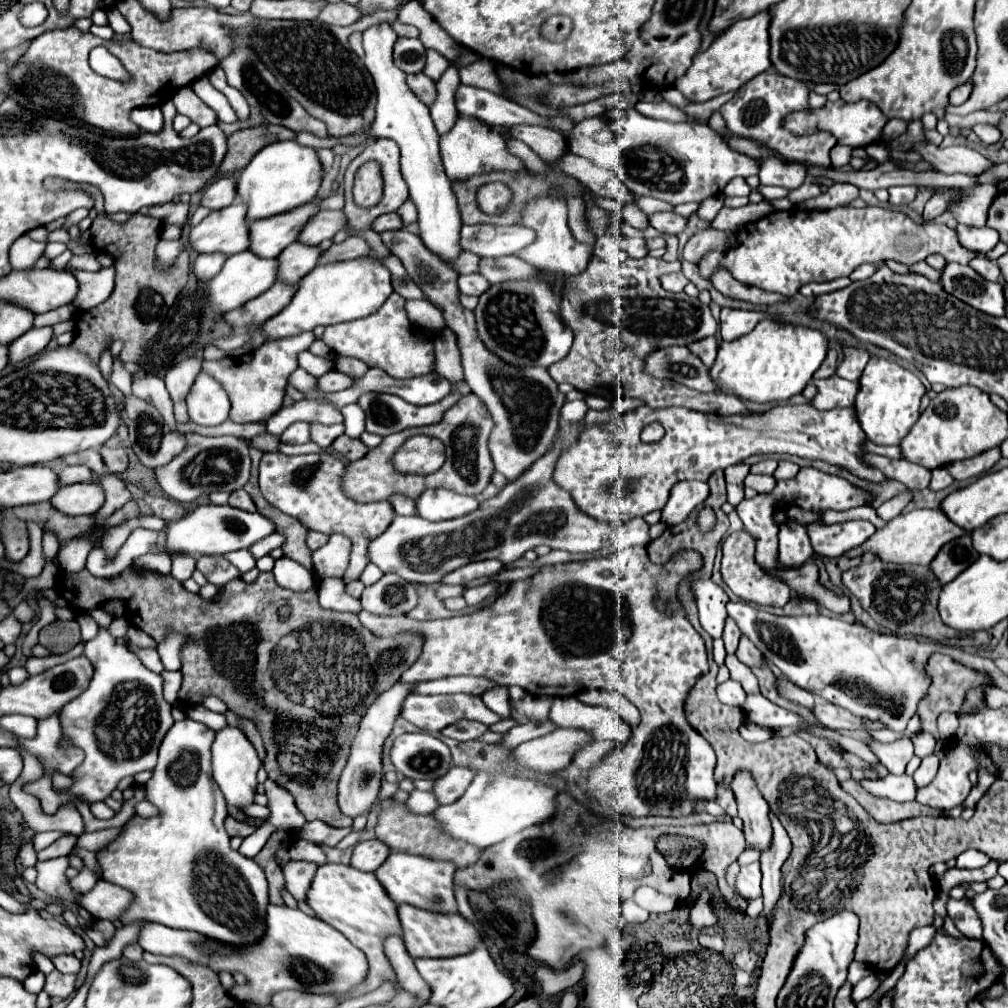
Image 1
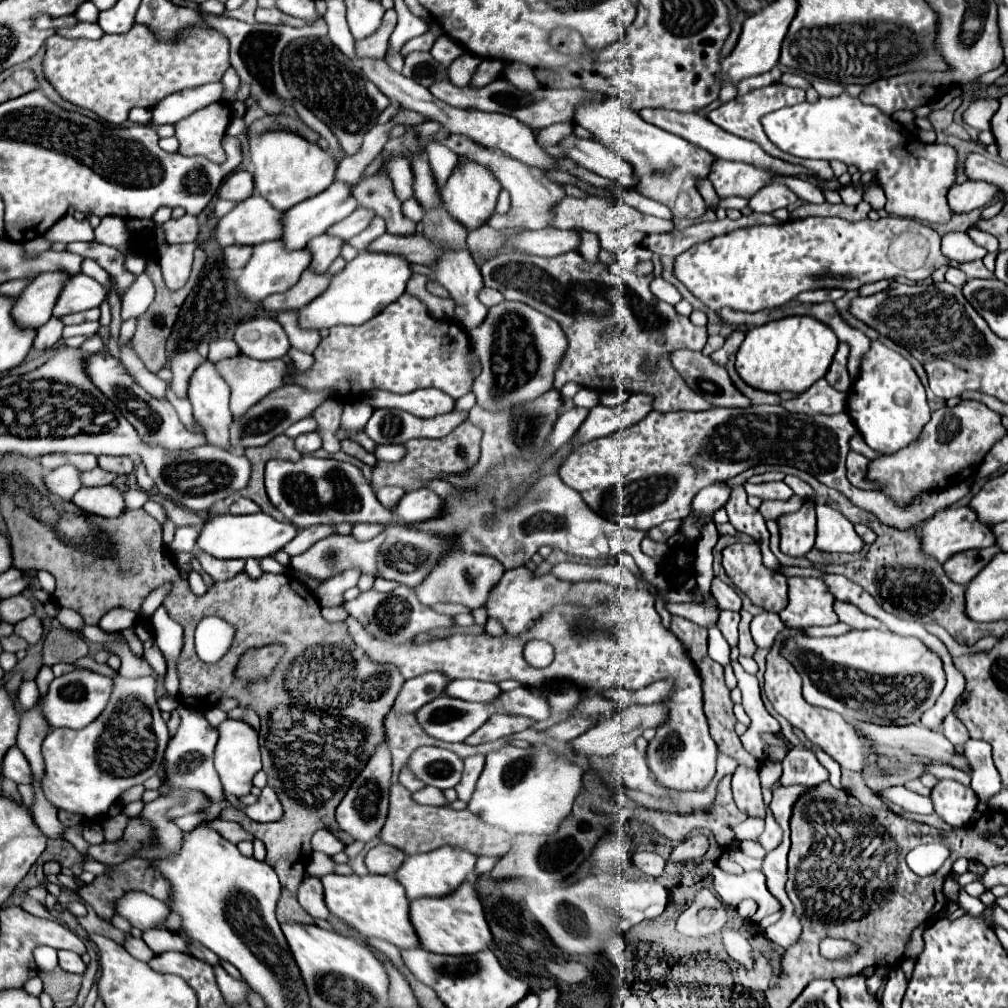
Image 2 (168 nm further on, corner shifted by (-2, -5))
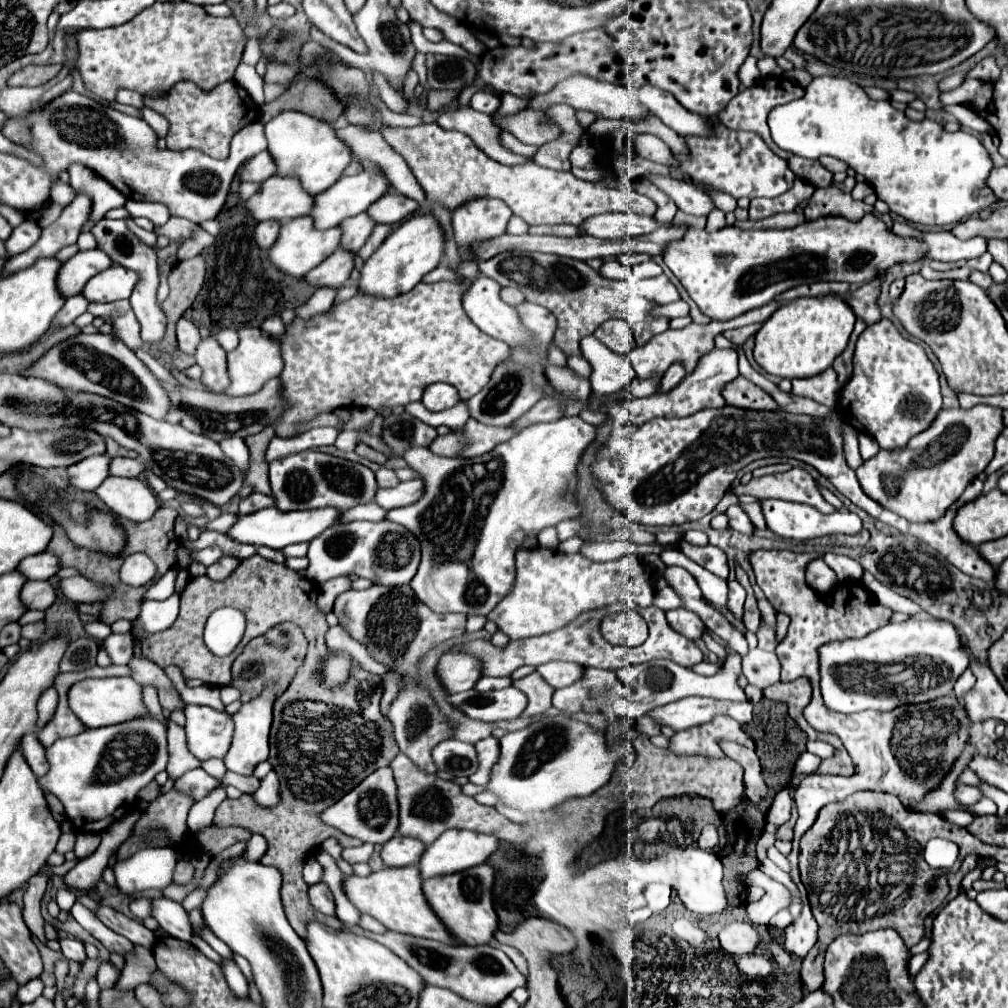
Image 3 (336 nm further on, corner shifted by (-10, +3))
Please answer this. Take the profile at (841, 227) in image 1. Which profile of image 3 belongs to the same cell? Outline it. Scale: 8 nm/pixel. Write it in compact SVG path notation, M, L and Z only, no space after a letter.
M680 210L673 222L685 222L692 229L664 249L664 263L710 321L734 319L802 283L846 281L860 285L872 281L880 269L890 269L896 261L916 261L924 255L918 239L902 239L886 231L886 225L874 213L866 213L858 223L826 217L804 221L792 229L744 231L724 227L716 233L704 231L707 217L688 215Z

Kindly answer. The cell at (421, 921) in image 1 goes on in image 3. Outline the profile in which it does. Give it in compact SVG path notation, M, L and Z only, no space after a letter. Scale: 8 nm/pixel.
M486 863L470 867L452 875L438 875L424 881L424 895L434 909L434 913L446 921L450 933L462 945L482 945L494 937L498 929L498 917L492 905L492 885L494 885L494 869Z

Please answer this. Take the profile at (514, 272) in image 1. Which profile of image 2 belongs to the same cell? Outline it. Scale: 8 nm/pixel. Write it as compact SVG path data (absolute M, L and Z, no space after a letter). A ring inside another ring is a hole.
M568 251L556 257L534 257L534 255L520 255L520 253L506 253L496 255L494 259L486 261L480 267L480 273L484 277L484 285L498 289L506 299L510 301L522 301L530 307L542 311L544 315L550 315L556 319L566 337L568 337L568 351L556 371L554 387L562 389L564 383L574 381L582 387L594 389L598 393L616 393L618 389L624 389L628 393L644 393L654 399L654 411L706 411L710 409L710 403L704 401L700 395L690 393L690 387L678 377L678 373L672 373L670 367L670 353L678 349L702 349L708 333L706 327L696 327L690 317L680 315L672 305L662 303L656 299L650 291L650 281L654 273L644 275L644 281L640 279L640 285L636 283L620 283L616 281L616 275L610 273L608 265L604 263L588 263L578 251ZM600 273L608 273L608 281L600 281L598 277L604 277ZM644 283L644 285L642 285ZM610 329L618 329L618 339L610 339ZM646 365L652 365L652 369L644 369ZM612 389L612 391L610 391Z

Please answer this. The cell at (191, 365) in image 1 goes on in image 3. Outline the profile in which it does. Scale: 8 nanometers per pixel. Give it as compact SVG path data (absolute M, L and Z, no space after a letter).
M182 317L182 319L178 321L178 325L176 325L176 335L178 335L178 347L180 347L184 353L192 355L192 353L196 351L196 345L200 343L198 327L196 327L192 321L188 321L188 319Z

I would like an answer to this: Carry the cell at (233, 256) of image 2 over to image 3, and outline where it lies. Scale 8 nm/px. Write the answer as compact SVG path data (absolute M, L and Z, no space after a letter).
M262 221L258 223L256 227L256 233L254 233L254 241L262 247L262 249L270 249L274 245L274 241L278 239L278 233L280 233L280 221Z

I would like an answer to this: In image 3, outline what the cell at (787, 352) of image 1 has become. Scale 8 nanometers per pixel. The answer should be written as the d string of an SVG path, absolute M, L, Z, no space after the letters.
M838 295L798 297L784 303L756 333L754 359L770 375L782 379L804 379L822 373L846 349L856 315Z

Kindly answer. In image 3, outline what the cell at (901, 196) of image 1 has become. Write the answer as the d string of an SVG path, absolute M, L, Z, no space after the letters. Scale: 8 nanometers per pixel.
M814 77L802 99L778 105L774 111L770 111L768 125L774 143L784 151L806 159L830 155L848 163L848 167L852 167L858 175L864 175L864 179L874 187L876 197L888 203L892 213L904 217L910 223L944 227L1000 201L986 185L986 179L994 167L992 159L986 147L974 135L966 131L948 133L934 119L910 121L904 111L896 111L890 101L870 99L860 85L844 77Z

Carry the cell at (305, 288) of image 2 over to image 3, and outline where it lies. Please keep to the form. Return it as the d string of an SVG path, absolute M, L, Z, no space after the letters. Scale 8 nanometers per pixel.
M338 249L318 267L314 267L306 275L306 281L318 287L342 287L354 269L354 259L356 259L356 253Z

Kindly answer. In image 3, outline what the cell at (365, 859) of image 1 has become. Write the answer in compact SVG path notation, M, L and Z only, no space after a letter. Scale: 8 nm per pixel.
M396 835L382 847L382 861L386 867L406 867L416 865L426 851L426 845L418 839Z

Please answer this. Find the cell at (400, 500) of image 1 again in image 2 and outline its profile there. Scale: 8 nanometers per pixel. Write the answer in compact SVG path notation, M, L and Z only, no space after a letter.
M382 487L380 491L376 491L378 501L386 507L386 509L394 509L398 505L398 501L402 499L404 489L402 487Z

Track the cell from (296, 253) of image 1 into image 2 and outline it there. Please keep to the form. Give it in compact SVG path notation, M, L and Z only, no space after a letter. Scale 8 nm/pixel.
M330 235L314 237L314 239L306 245L306 251L312 253L310 269L316 271L316 273L326 273L328 267L332 265L332 261L340 255L340 247L342 247L342 241L330 237Z

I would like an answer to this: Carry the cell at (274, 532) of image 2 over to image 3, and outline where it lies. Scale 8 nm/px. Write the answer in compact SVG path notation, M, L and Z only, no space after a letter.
M268 507L250 515L244 515L238 519L238 523L228 531L228 535L240 543L252 543L252 545L266 545L272 549L284 549L292 543L310 543L314 537L324 533L328 527L336 525L342 511L336 507L324 507L324 509L310 509L310 511L278 511L276 507Z

